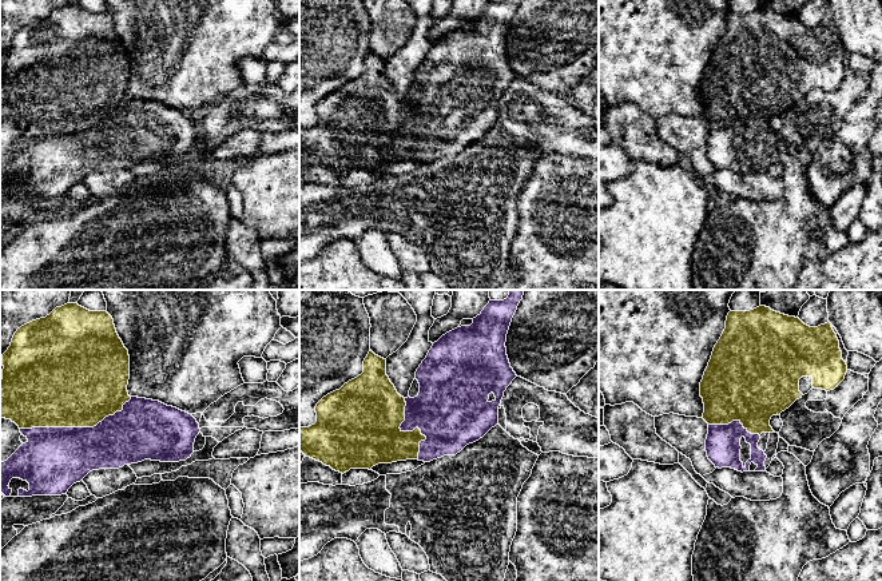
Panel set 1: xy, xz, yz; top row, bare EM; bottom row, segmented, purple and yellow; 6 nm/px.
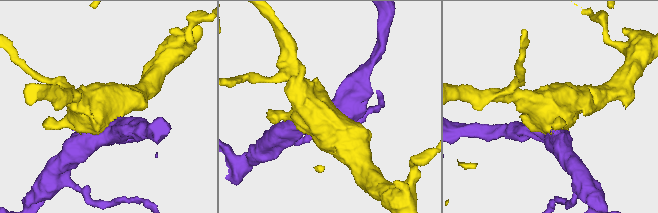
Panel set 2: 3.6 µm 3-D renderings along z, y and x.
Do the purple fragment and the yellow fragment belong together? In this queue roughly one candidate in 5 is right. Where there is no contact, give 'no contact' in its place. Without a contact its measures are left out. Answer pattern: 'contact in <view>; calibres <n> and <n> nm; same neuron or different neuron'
contact in xy; calibres 380 and 500 nm; different neuron

